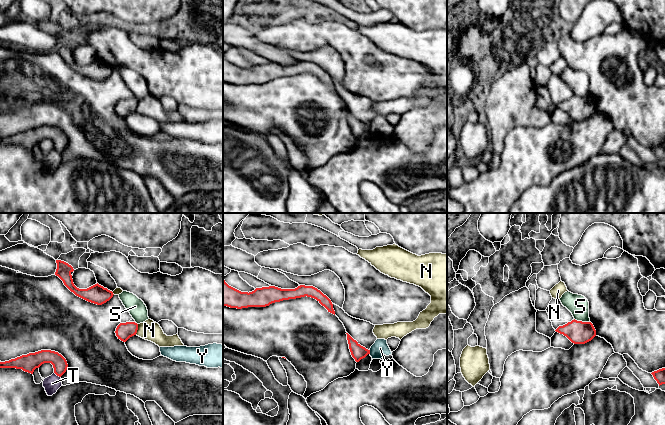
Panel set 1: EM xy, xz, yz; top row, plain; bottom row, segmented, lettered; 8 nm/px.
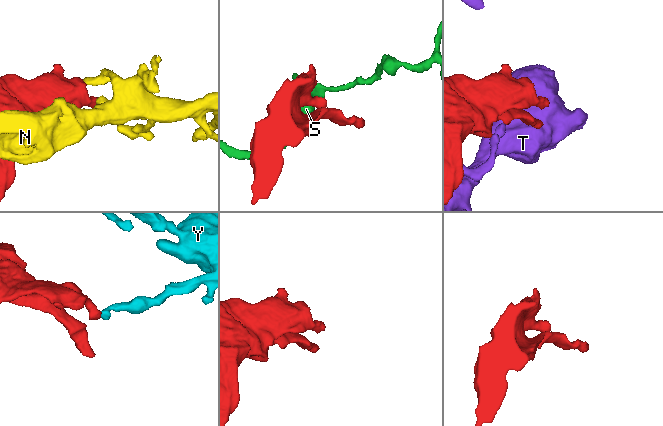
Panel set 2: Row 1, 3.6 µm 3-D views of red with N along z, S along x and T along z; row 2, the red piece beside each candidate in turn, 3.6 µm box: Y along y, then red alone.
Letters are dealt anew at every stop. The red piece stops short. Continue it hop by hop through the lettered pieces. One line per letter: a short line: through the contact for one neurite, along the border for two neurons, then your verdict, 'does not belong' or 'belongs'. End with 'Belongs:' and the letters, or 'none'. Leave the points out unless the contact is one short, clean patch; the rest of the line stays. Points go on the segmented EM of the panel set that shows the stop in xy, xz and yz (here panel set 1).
N: does not belong
S: line yz (574, 318), (589, 322); does not belong
T: does not belong
Y: line xz (369, 350), (370, 353); does not belong
Belongs: none

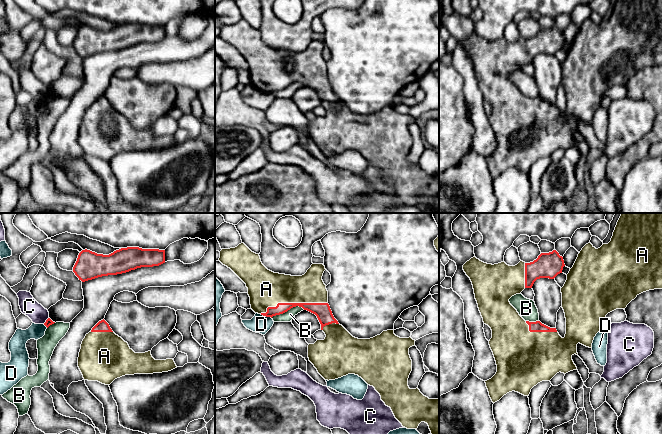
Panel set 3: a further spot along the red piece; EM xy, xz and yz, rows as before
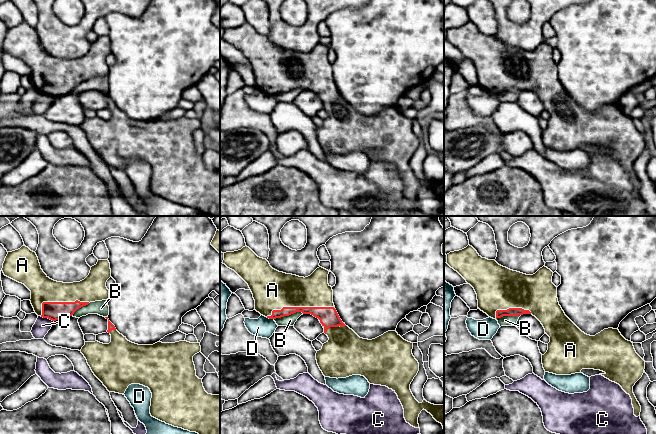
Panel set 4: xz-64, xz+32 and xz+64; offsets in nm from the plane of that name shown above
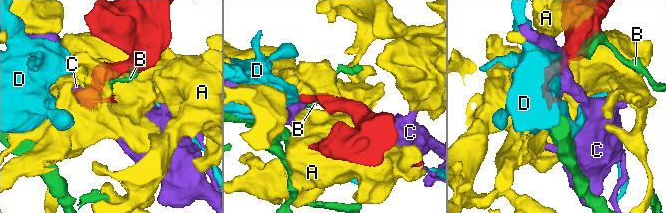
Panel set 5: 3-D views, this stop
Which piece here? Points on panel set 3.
A: belongs
B: does not belong
C: line xy (48, 317), (43, 323); does not belong
D: line xz (260, 314), (271, 318); does not belong
Belongs: A

